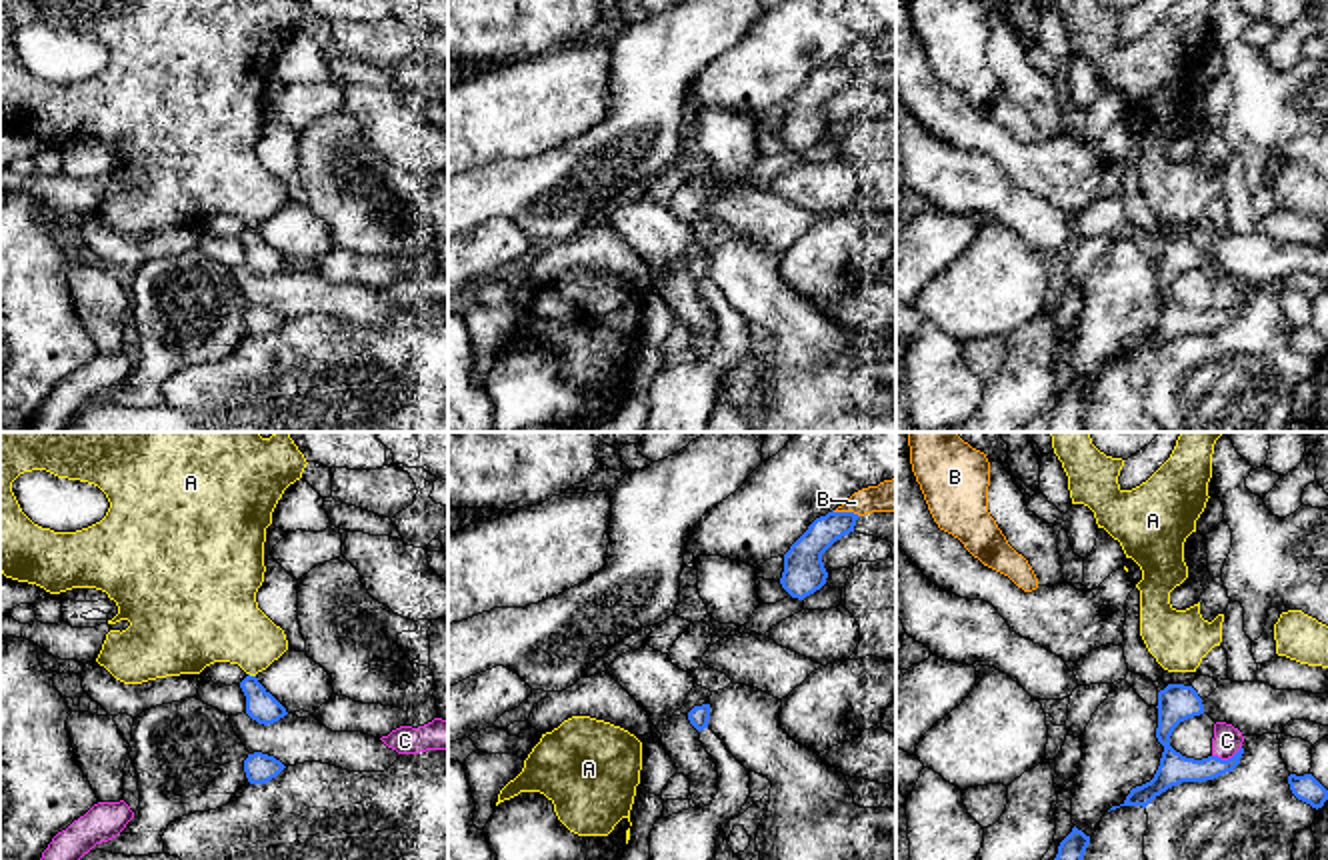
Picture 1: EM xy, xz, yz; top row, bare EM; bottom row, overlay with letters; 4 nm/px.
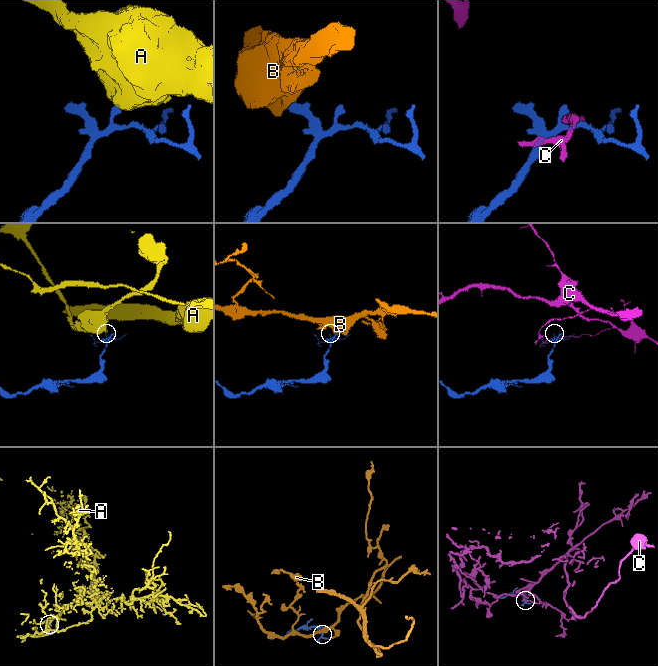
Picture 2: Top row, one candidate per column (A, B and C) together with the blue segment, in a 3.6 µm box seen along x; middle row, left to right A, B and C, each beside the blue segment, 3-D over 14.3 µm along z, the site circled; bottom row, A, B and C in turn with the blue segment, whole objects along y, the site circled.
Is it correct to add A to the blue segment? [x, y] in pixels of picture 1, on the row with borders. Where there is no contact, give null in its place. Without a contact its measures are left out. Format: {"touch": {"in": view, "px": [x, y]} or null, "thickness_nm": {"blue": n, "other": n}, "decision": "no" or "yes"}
{"touch": {"in": "xy", "px": [252, 676]}, "thickness_nm": {"blue": 120, "other": 320}, "decision": "no"}

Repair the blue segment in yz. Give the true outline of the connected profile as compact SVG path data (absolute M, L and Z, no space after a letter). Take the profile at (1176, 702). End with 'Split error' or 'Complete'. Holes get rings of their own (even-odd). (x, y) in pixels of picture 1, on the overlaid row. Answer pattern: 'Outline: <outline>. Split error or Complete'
Outline: M1168 684L1158 692L1158 728L1156 738L1164 746L1160 766L1154 778L1130 790L1120 806L1146 808L1156 796L1182 782L1206 782L1232 772L1244 754L1240 748L1232 758L1208 756L1202 760L1186 758L1170 746L1174 728L1194 716L1204 714L1204 704L1192 686Z. Complete

